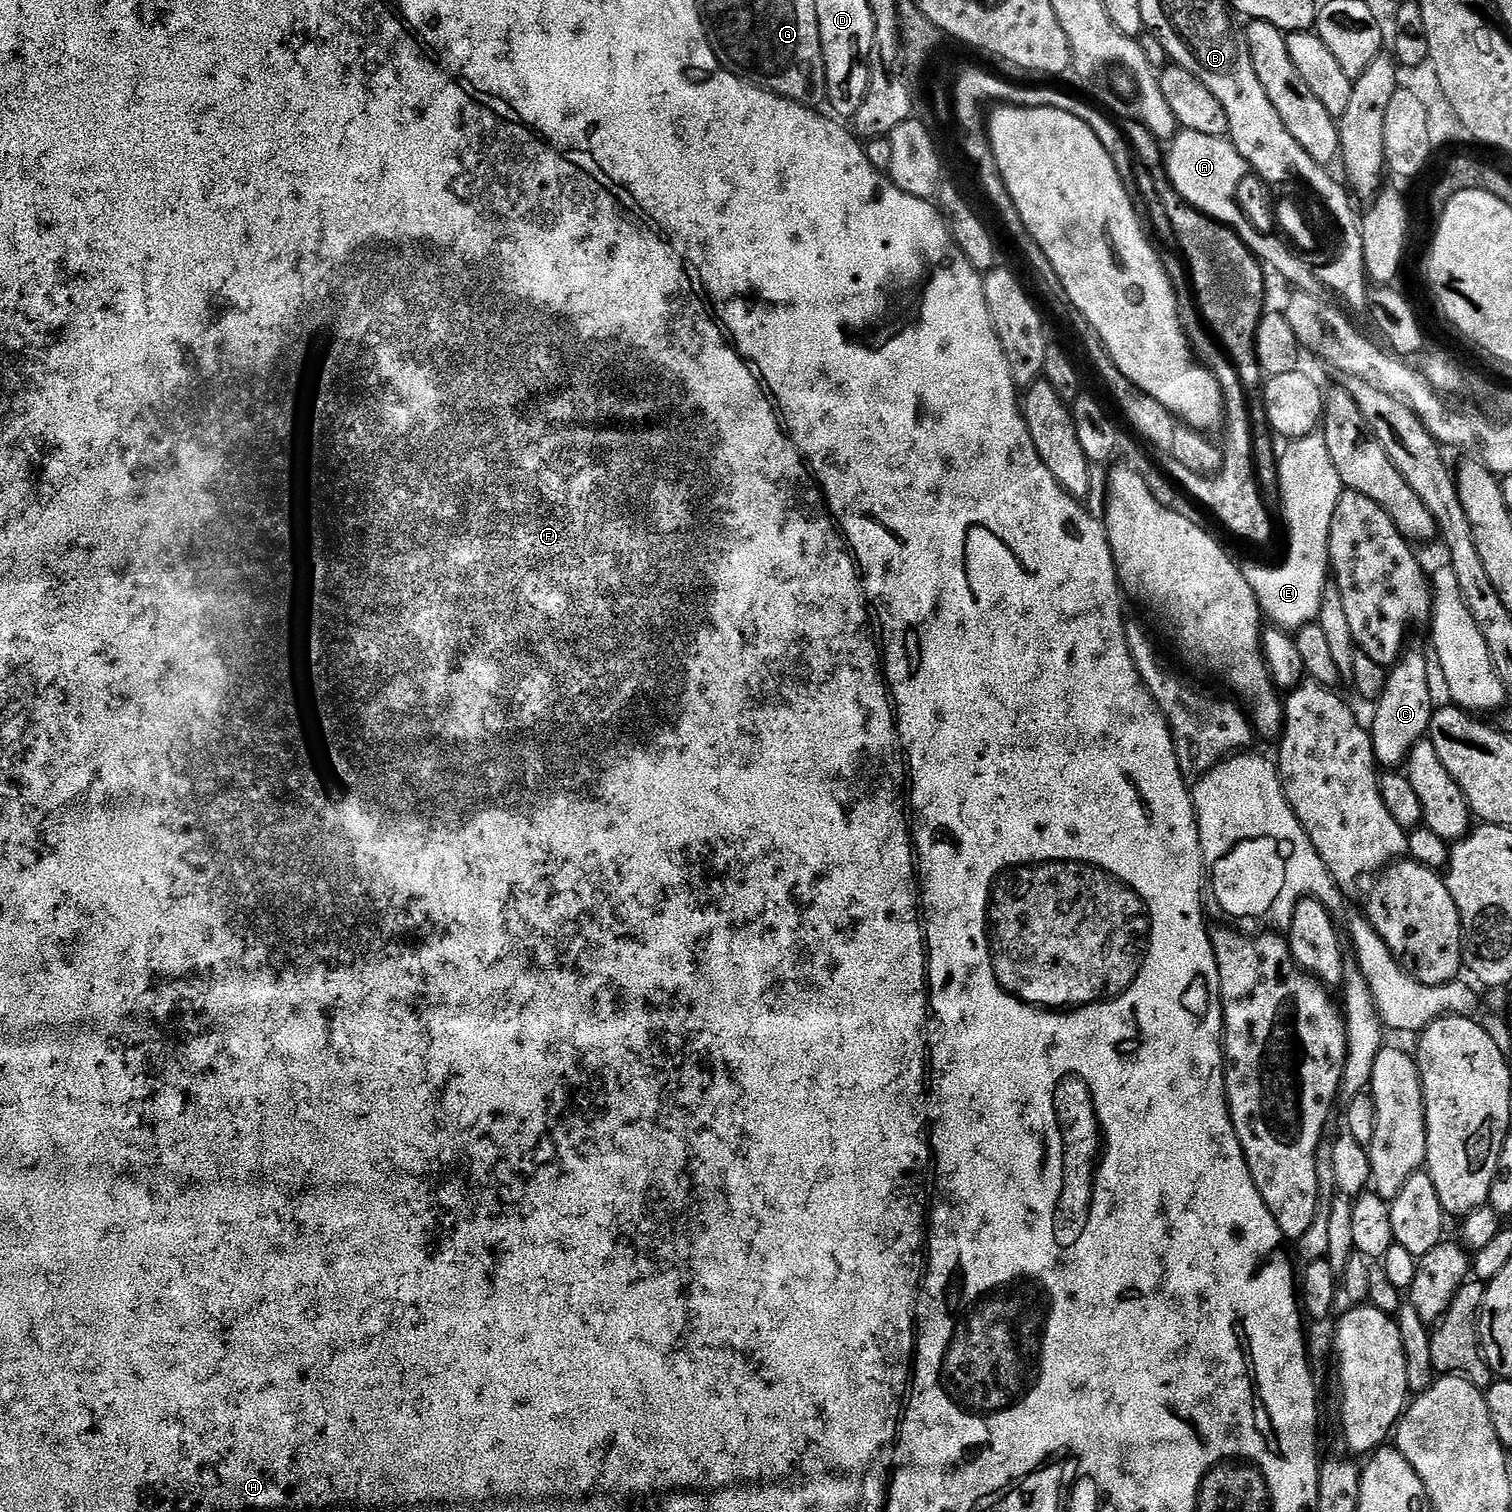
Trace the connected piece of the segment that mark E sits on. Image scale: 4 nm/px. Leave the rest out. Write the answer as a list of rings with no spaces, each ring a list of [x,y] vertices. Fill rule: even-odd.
[[[1322,430],[1312,432],[1310,435],[1304,436],[1302,439],[1289,441],[1285,445],[1286,450],[1281,451],[1277,464],[1279,466],[1279,486],[1280,486],[1280,511],[1284,514],[1284,520],[1286,522],[1286,528],[1288,530],[1288,554],[1286,560],[1281,564],[1280,568],[1272,568],[1270,566],[1260,566],[1258,564],[1246,564],[1244,569],[1244,577],[1246,582],[1249,583],[1250,588],[1254,591],[1255,598],[1259,602],[1261,613],[1270,621],[1275,627],[1278,627],[1286,632],[1296,632],[1301,628],[1315,623],[1318,618],[1319,611],[1321,610],[1321,599],[1323,592],[1327,584],[1330,582],[1330,567],[1331,560],[1329,558],[1329,538],[1330,538],[1330,526],[1333,524],[1334,510],[1337,508],[1337,503],[1340,501],[1341,494],[1344,491],[1341,479],[1338,477],[1338,472],[1334,468],[1333,462],[1330,461],[1329,450],[1326,448],[1325,434]]]

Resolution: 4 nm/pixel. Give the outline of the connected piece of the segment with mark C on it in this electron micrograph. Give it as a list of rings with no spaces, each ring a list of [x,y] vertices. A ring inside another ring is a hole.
[[[1418,648],[1408,649],[1387,673],[1382,695],[1375,703],[1375,712],[1370,723],[1372,749],[1377,763],[1387,769],[1395,769],[1407,759],[1417,741],[1427,735],[1435,705],[1432,706],[1428,660]]]

